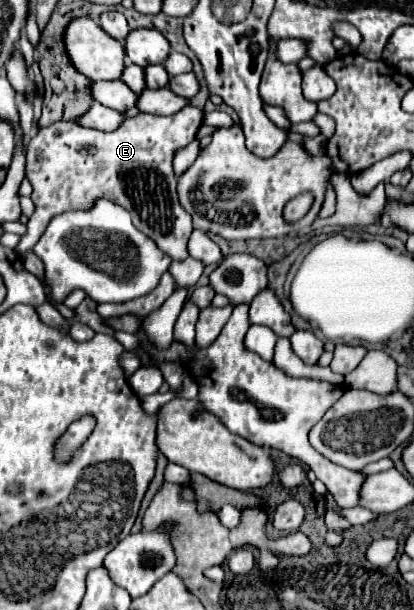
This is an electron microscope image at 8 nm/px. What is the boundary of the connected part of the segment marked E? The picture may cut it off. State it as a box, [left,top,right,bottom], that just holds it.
[17,106,205,260]

